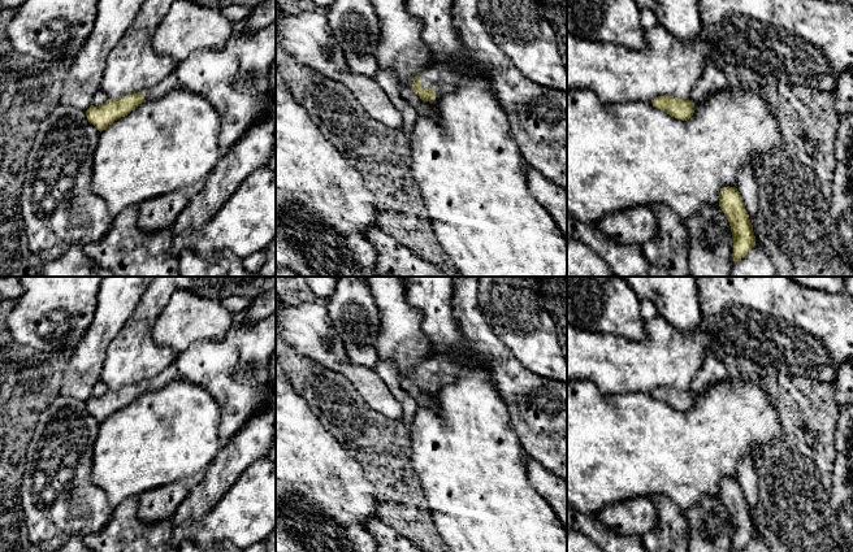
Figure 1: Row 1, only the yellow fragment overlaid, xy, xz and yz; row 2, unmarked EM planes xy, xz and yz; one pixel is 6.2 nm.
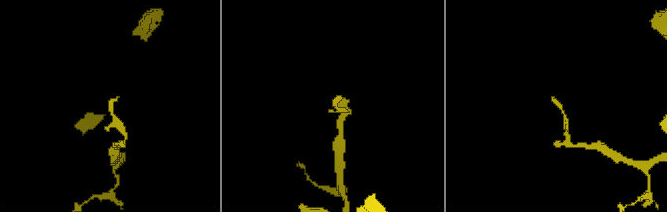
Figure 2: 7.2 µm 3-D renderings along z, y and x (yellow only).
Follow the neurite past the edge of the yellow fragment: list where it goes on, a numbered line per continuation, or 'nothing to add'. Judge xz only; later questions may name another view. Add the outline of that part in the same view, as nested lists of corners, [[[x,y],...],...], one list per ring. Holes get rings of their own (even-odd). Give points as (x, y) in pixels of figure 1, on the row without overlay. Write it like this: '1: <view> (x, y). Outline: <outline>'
1: xz (537, 405). Outline: [[[454,277],[453,316],[469,351],[451,349],[424,360],[417,365],[420,377],[434,378],[434,387],[440,390],[456,379],[468,360],[482,358],[525,455],[567,483],[567,383],[533,374],[493,331],[479,305],[479,277]]]

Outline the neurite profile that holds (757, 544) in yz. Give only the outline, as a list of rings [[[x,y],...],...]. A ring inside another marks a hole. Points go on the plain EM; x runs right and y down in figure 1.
[[[755,529],[754,538],[740,552],[771,552],[771,549],[763,540],[763,536],[761,536],[758,530]]]

